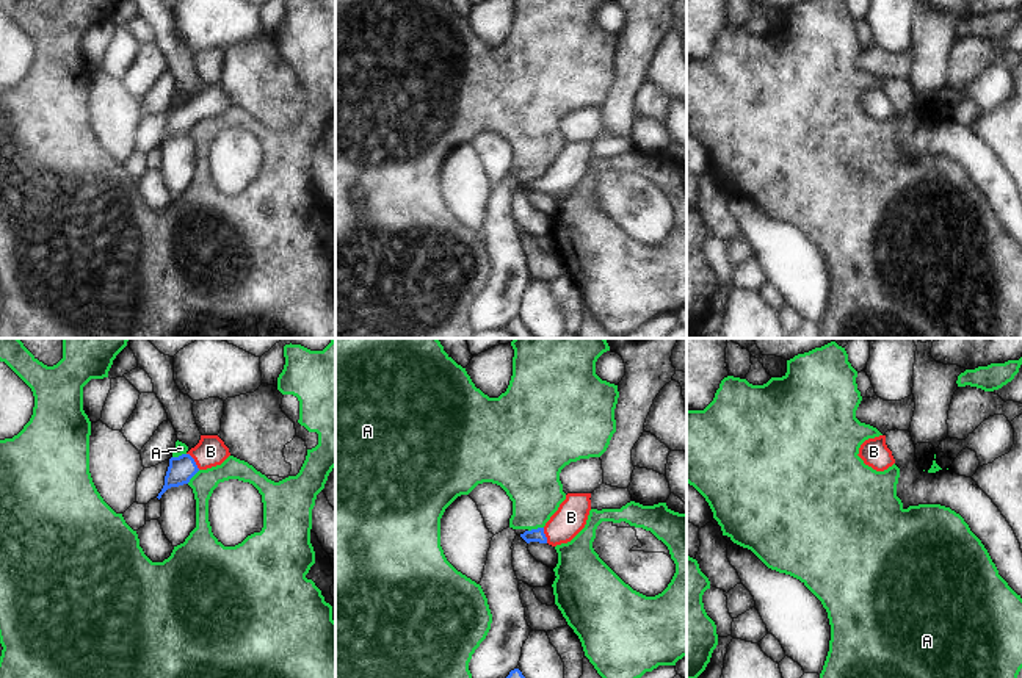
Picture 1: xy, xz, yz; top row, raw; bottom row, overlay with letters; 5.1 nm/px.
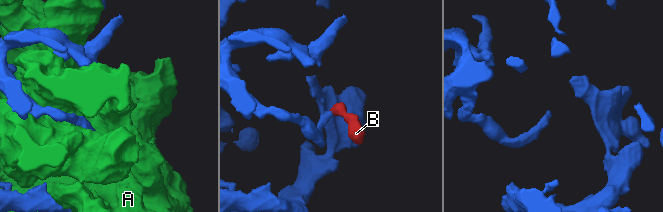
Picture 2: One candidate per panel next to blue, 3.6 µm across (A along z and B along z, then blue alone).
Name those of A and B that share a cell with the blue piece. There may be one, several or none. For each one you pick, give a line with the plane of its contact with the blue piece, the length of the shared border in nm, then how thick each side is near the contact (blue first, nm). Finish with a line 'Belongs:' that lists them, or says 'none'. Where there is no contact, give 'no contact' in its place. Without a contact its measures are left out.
B: xy | 110 nm | 140/160 nm
Belongs: B

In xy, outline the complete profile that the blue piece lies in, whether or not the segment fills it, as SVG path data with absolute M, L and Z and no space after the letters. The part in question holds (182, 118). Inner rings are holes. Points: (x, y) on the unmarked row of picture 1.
M201 85L199 92L187 103L169 108L165 135L157 147L171 136L188 133L199 119L221 114L229 105L229 97L218 85Z

